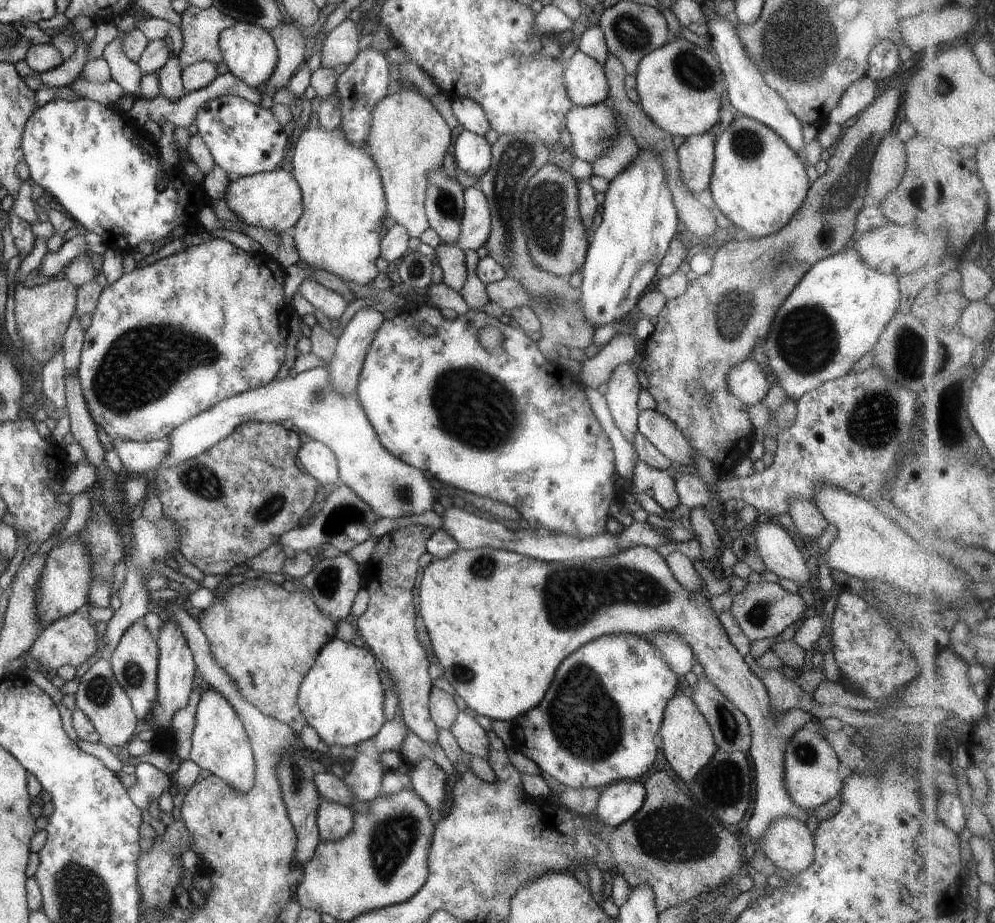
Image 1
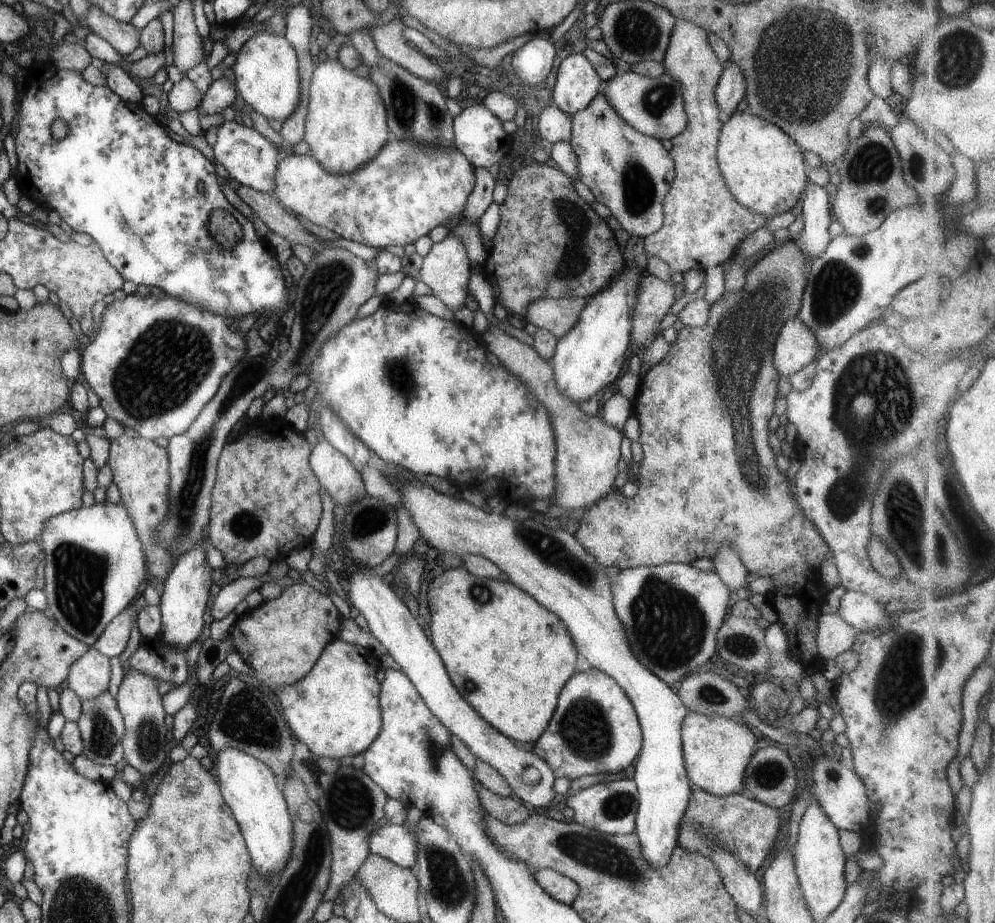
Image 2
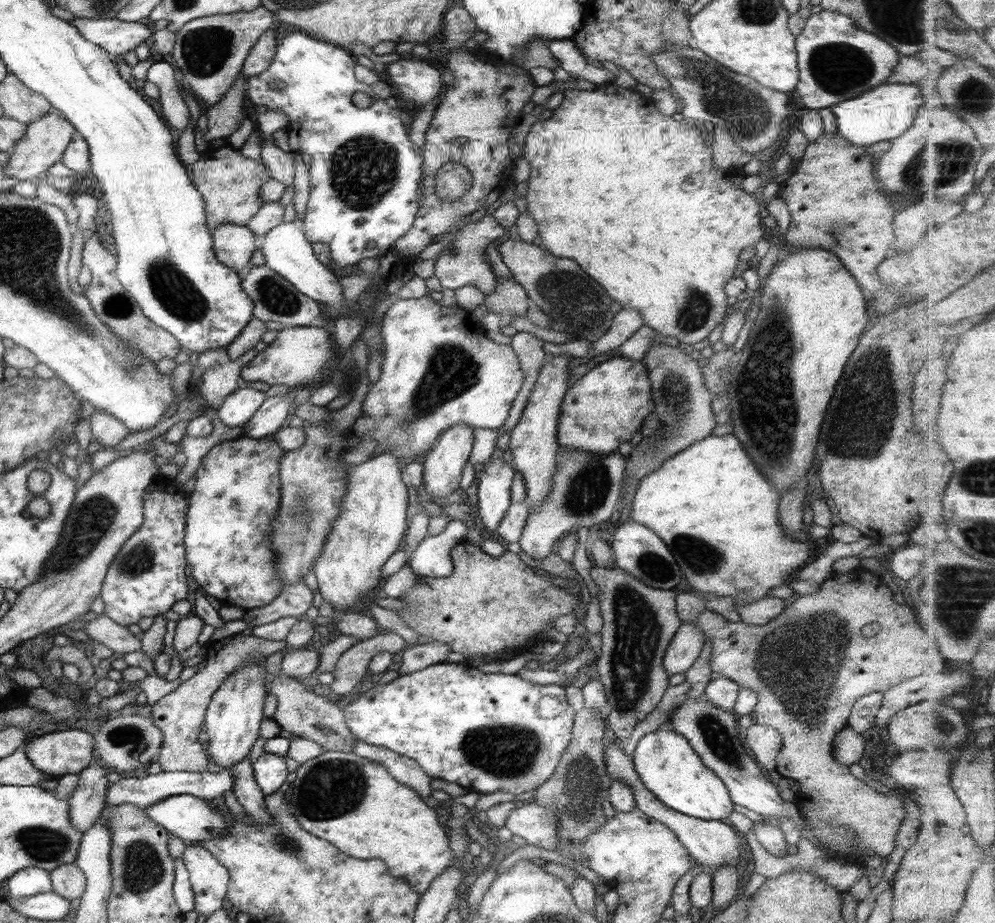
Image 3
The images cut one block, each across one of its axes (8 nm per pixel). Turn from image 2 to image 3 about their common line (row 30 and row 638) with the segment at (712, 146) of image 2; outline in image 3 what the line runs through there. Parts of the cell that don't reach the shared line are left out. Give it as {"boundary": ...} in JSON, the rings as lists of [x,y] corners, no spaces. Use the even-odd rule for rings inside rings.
{"boundary":[[[681,623],[667,646],[661,666],[663,672],[670,676],[687,671],[699,657],[703,646],[701,630],[691,623]]]}

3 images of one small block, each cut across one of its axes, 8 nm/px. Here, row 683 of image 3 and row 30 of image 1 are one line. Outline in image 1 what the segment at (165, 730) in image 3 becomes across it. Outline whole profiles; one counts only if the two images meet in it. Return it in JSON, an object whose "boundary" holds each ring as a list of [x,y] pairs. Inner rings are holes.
{"boundary":[[[187,6],[180,14],[181,25],[179,29],[183,36],[183,47],[177,55],[180,61],[180,66],[186,68],[189,64],[196,61],[206,61],[217,66],[222,62],[222,57],[217,47],[218,35],[229,26],[232,26],[236,21],[231,16],[222,14],[215,6],[207,9],[199,9],[193,6]]]}

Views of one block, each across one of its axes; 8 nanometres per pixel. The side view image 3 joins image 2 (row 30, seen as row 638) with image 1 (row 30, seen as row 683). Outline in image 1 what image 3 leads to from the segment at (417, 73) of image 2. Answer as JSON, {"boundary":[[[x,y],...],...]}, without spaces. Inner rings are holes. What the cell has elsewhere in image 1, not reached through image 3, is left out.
{"boundary":[[[343,20],[326,37],[320,51],[321,66],[333,68],[337,65],[353,63],[360,52],[358,43],[361,35],[358,33],[358,24]]]}

